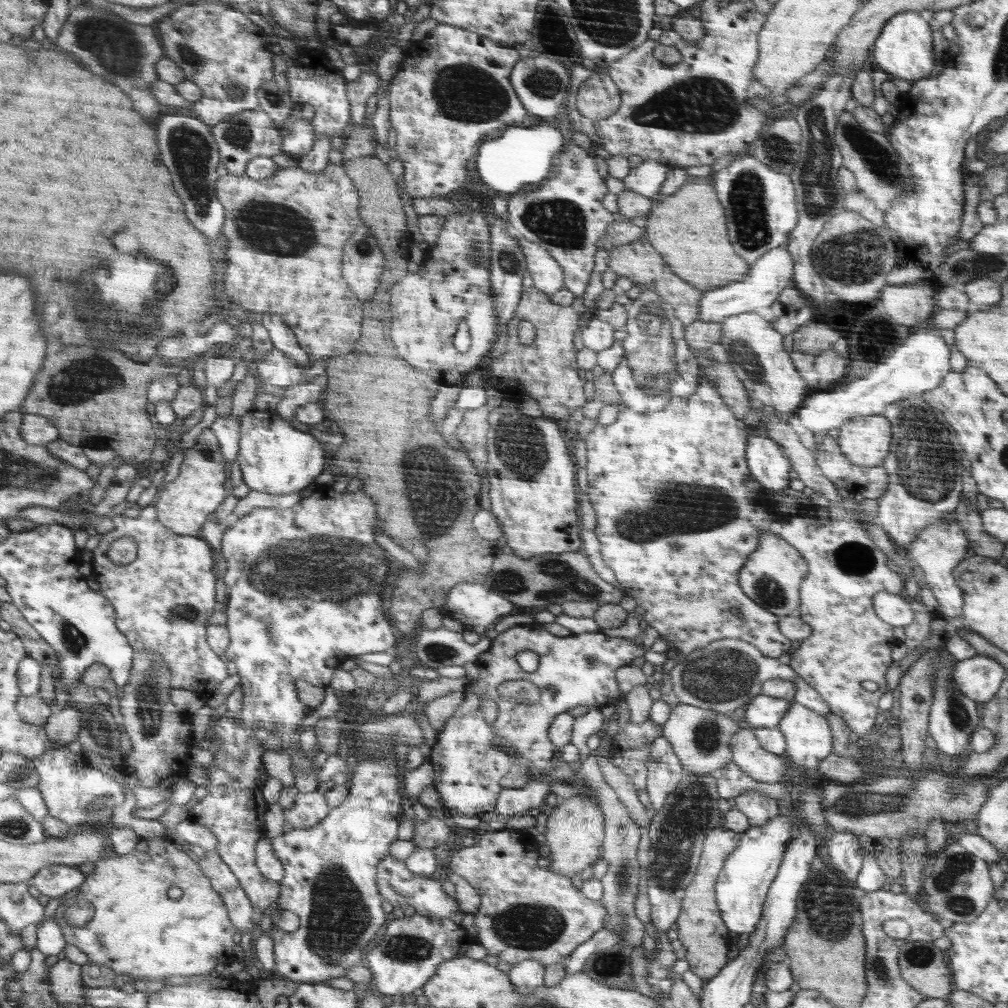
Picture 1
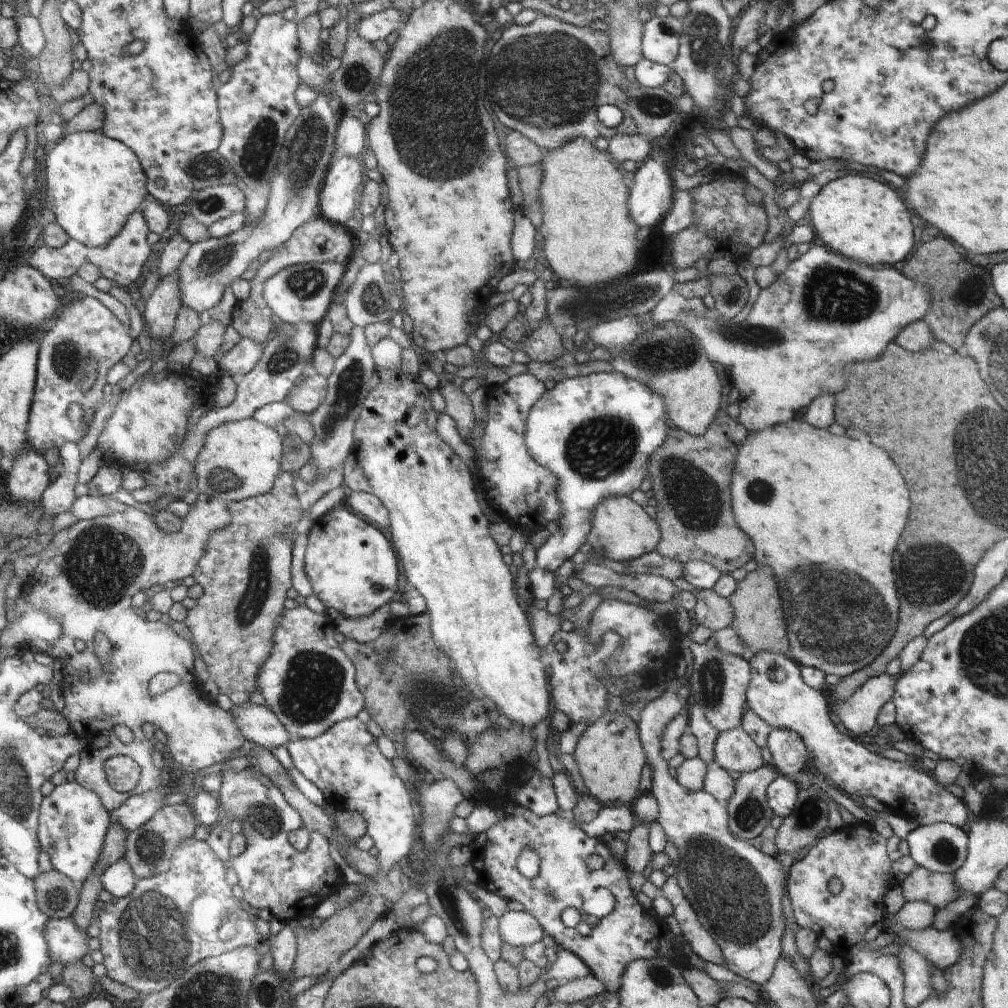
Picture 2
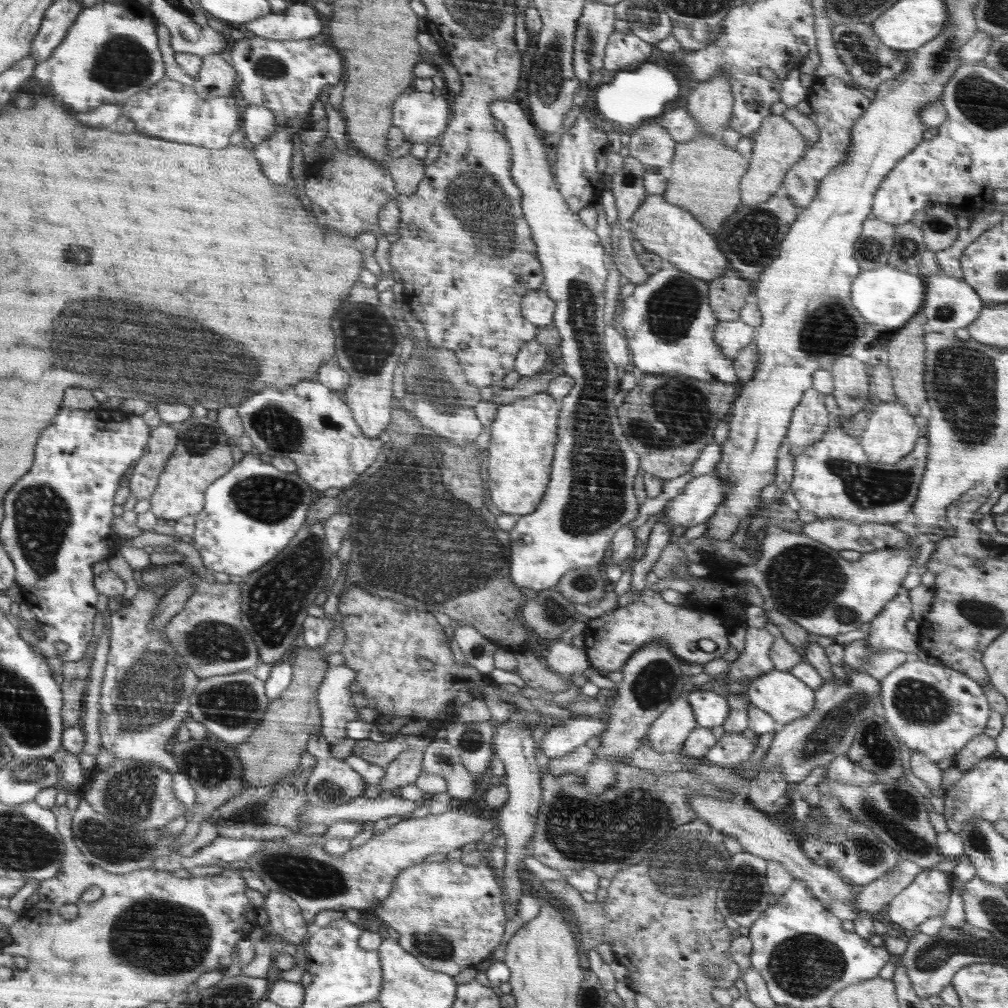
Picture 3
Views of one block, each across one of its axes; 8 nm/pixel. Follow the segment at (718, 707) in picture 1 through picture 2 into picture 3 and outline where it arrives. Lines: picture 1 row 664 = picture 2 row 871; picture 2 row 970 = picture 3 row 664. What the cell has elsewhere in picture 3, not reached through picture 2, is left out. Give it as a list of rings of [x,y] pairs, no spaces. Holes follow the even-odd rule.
[[[748,627],[745,636],[744,653],[738,655],[730,665],[728,671],[728,682],[744,682],[761,677],[770,672],[773,662],[769,657],[769,650],[772,646],[774,636],[765,628]]]

